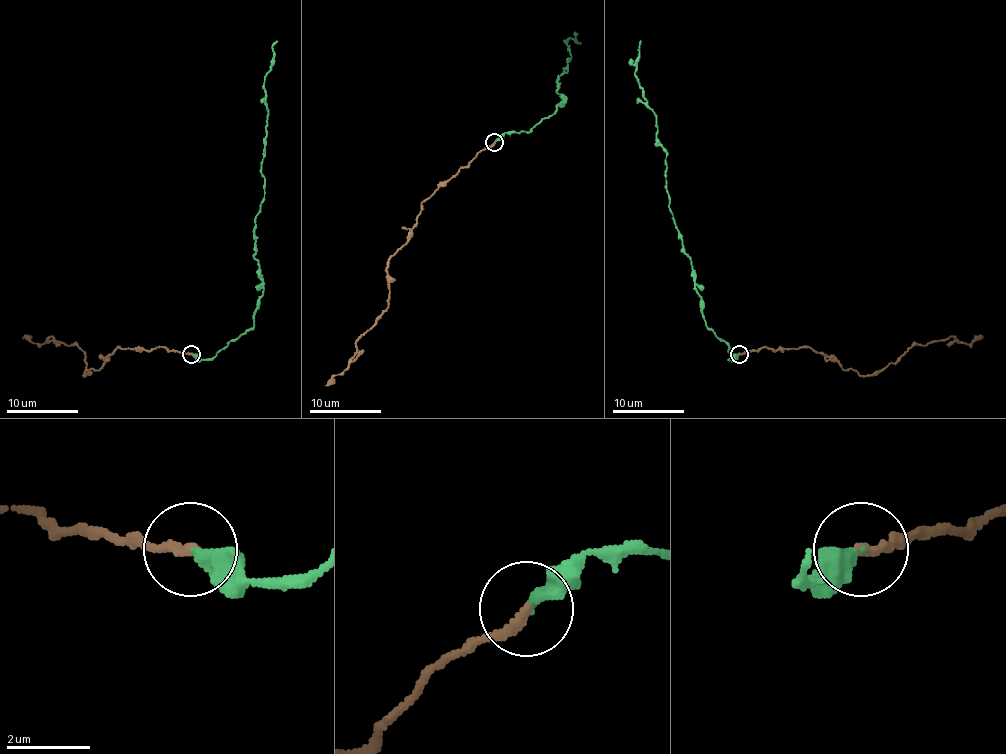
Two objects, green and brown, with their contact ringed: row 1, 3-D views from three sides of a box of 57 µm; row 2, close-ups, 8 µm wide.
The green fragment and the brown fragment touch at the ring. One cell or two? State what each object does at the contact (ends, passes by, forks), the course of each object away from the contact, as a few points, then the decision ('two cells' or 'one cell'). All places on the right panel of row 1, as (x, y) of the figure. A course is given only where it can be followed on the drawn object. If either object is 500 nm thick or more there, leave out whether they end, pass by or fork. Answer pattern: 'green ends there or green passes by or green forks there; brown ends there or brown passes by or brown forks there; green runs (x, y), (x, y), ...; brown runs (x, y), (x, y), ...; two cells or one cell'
green ends there; brown ends there; green runs (739, 353), (729, 358), (729, 346), (705, 324), (691, 260), (668, 195), (655, 112), (635, 71), (641, 41); brown runs (739, 353), (811, 348), (844, 369), (876, 375), (917, 344), (982, 339); two cells

